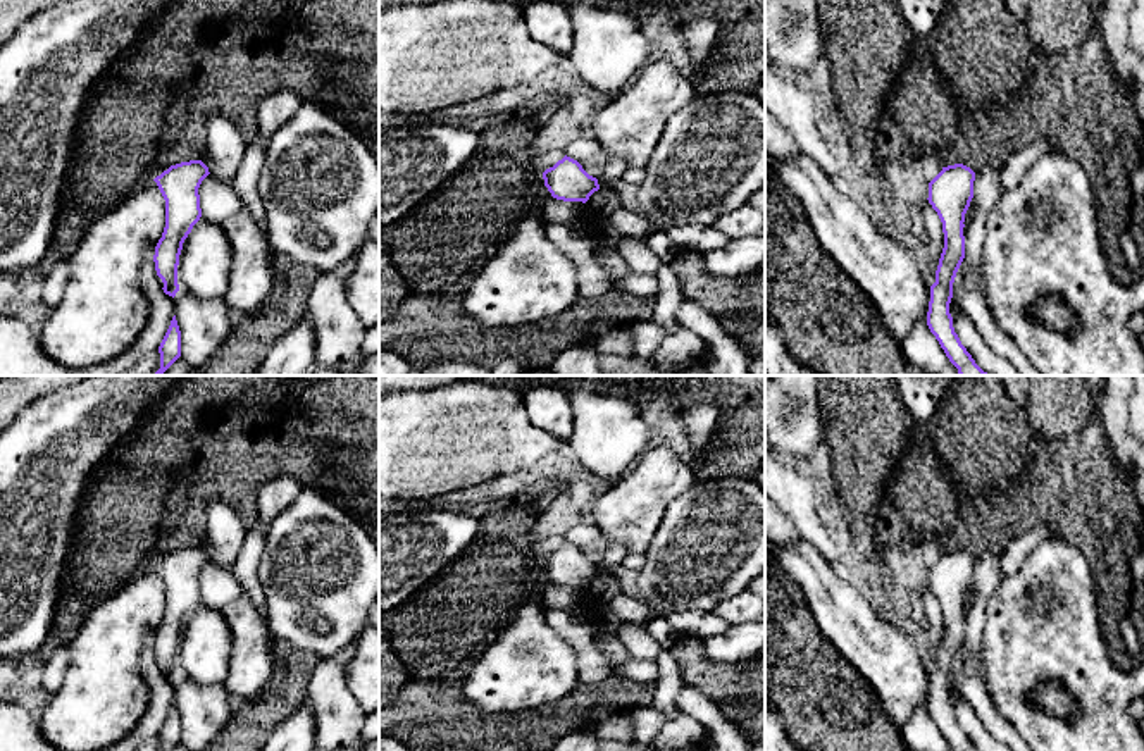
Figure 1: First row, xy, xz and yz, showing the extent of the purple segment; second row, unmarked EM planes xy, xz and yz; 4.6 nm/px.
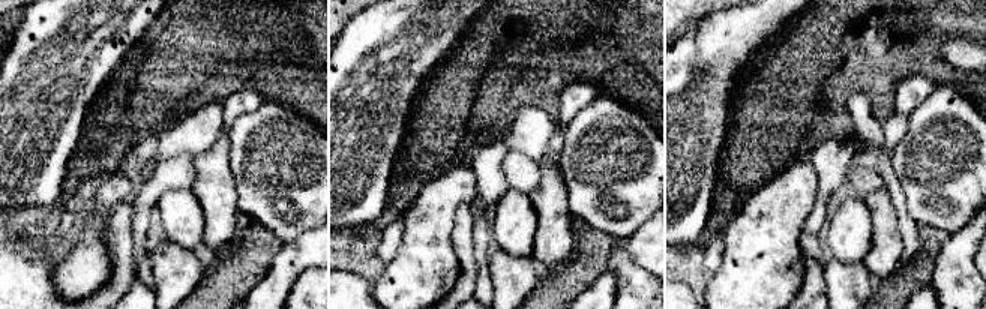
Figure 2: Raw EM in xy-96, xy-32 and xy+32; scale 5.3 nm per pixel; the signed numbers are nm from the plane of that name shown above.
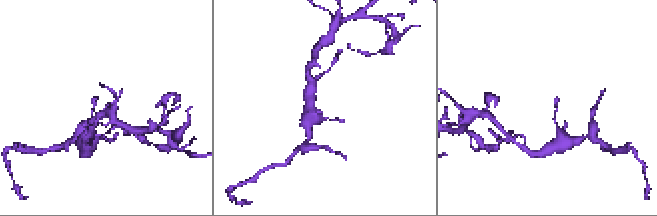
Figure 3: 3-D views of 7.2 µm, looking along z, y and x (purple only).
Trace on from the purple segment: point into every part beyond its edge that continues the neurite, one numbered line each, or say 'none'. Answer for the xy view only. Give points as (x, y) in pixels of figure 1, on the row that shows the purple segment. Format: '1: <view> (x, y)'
none

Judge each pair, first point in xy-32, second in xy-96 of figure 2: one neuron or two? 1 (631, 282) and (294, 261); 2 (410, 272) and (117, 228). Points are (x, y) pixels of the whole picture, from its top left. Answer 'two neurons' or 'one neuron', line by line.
1: two neurons
2: two neurons

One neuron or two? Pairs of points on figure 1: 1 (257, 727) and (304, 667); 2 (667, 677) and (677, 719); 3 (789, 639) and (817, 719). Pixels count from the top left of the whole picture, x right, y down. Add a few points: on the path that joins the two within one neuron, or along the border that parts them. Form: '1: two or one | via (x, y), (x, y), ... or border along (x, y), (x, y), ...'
1: one | via (264, 712), (286, 689), (288, 682)
2: one | via (667, 688), (669, 708)
3: one | via (789, 658), (789, 664), (815, 689), (817, 700)

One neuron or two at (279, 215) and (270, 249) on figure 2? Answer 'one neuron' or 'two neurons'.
two neurons

